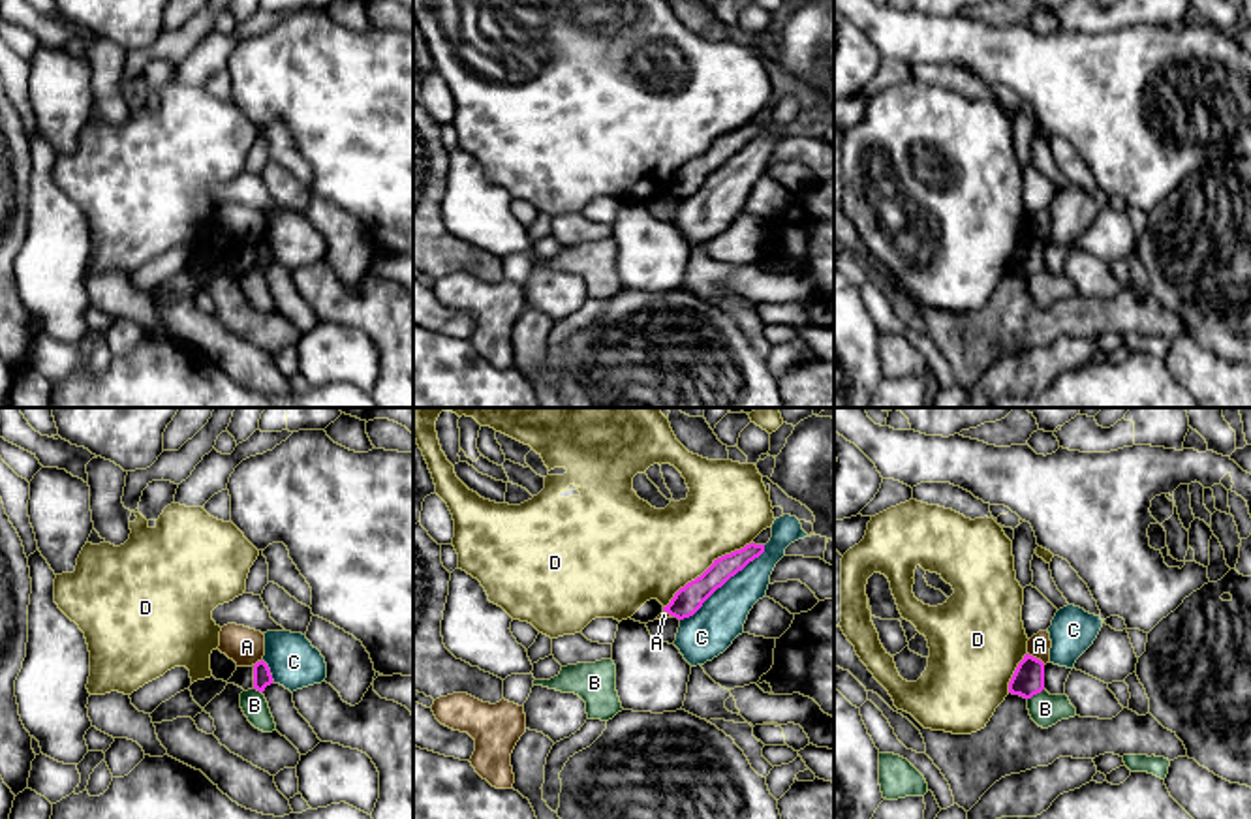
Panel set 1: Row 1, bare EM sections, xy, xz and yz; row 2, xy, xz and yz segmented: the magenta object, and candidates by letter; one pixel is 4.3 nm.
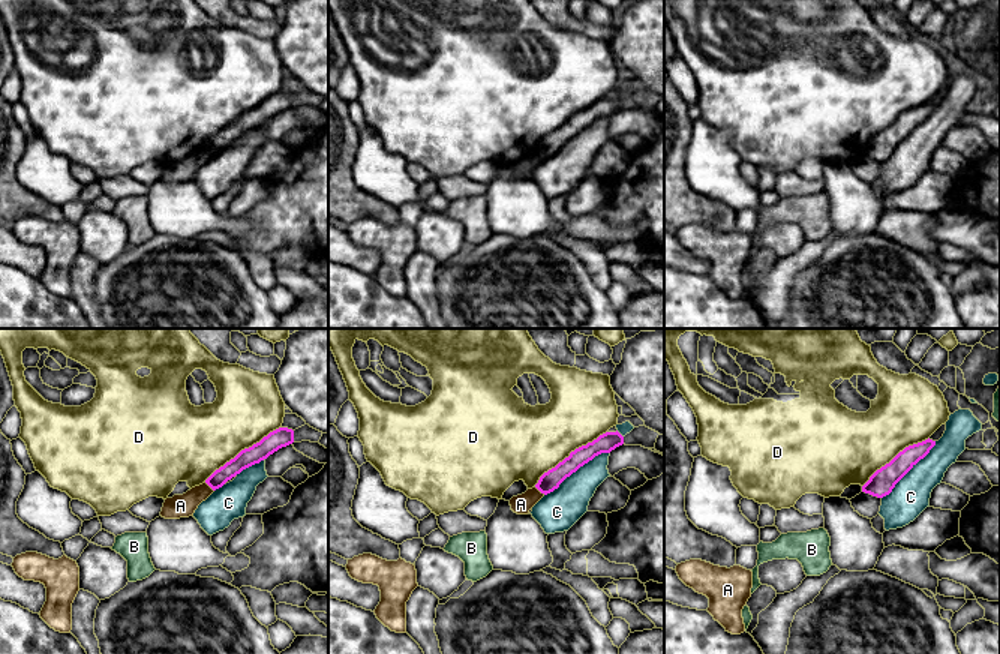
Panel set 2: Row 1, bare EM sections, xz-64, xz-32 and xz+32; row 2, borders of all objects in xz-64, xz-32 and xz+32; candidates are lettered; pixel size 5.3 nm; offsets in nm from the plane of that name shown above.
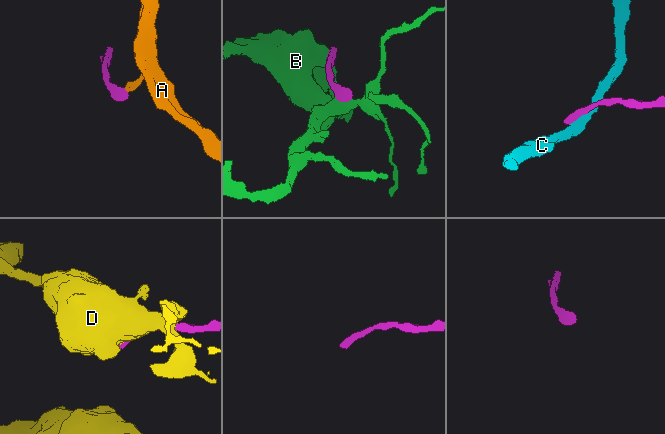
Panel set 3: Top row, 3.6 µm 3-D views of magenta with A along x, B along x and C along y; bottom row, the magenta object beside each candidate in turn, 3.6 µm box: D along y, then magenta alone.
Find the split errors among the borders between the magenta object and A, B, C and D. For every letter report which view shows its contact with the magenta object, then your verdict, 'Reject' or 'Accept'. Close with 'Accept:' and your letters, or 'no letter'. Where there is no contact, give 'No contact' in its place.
A: Touches magenta in yz. Reject
B: Touches magenta in yz. Reject
C: Touches magenta in xz. Reject
D: Touches magenta in xz. Reject
Accept: no letter

